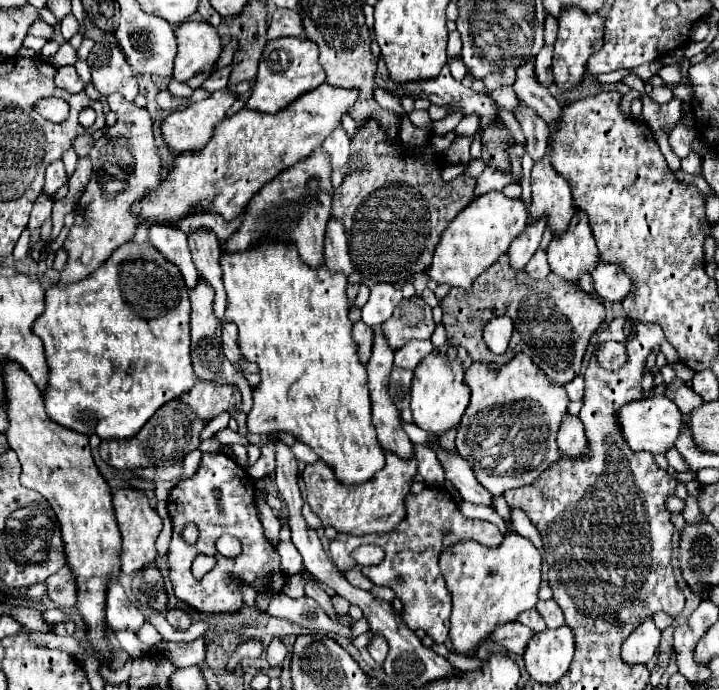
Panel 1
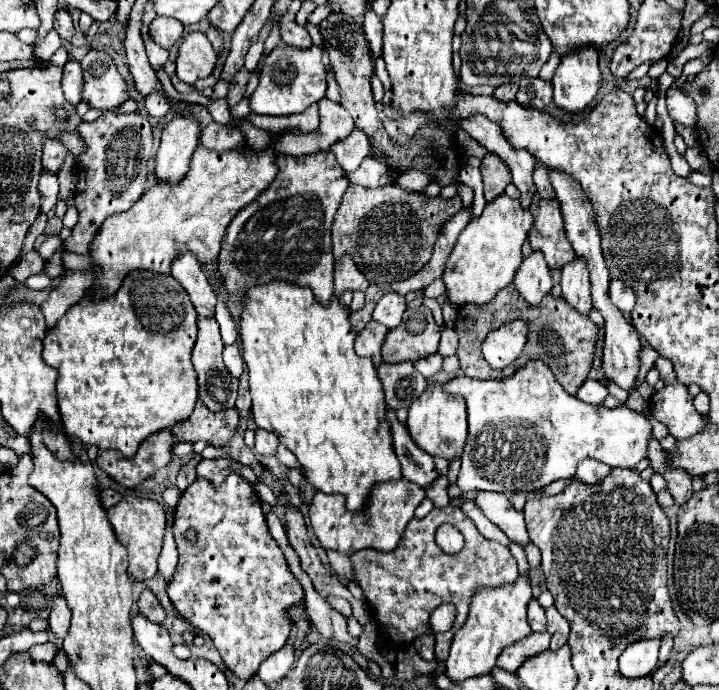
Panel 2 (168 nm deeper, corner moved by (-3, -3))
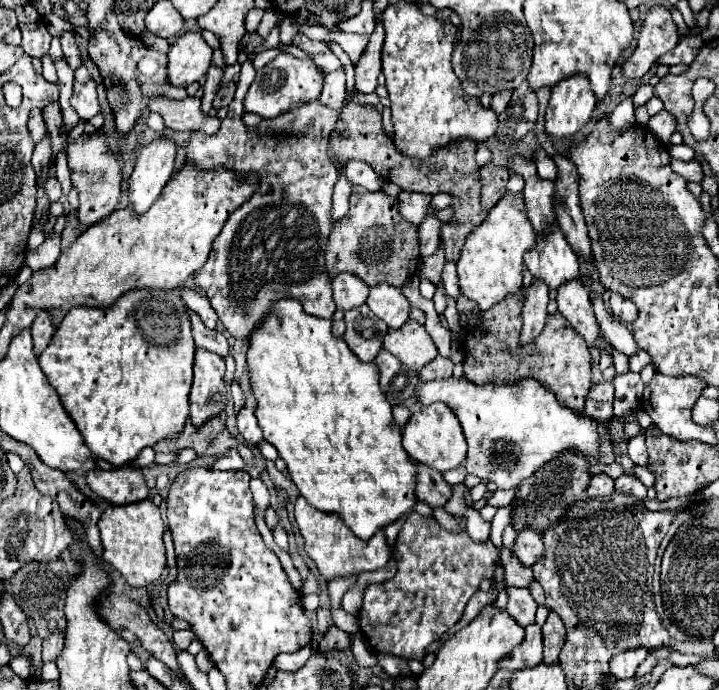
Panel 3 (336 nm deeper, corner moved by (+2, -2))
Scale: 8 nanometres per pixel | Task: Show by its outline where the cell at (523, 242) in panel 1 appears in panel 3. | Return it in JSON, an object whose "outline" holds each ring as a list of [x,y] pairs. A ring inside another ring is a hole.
{"outline":[[[536,279],[530,283],[530,287],[524,287],[524,305],[522,305],[522,331],[518,343],[530,343],[538,337],[538,333],[544,327],[546,321],[546,305],[548,305],[548,287],[546,283],[538,283]]]}

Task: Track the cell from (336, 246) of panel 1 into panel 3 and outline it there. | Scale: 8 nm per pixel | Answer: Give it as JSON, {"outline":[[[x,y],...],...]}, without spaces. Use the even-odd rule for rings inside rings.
{"outline":[[[346,273],[336,275],[332,279],[332,289],[334,289],[334,301],[338,309],[342,311],[362,305],[368,299],[368,291],[370,291],[370,287],[362,283],[362,279],[358,279],[356,275],[346,275]]]}

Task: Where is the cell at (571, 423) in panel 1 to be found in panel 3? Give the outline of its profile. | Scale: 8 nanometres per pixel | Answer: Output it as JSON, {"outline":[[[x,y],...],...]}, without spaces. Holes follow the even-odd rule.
{"outline":[[[600,473],[600,475],[592,475],[590,483],[588,483],[588,497],[608,497],[612,495],[614,491],[614,479],[608,477],[606,473]]]}

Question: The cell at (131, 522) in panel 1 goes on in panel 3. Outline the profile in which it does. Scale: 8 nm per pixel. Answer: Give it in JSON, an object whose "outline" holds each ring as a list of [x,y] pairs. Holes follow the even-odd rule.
{"outline":[[[138,501],[130,505],[108,505],[100,521],[102,535],[102,559],[120,571],[132,587],[150,587],[166,569],[166,551],[164,551],[164,523],[160,509],[150,501]]]}

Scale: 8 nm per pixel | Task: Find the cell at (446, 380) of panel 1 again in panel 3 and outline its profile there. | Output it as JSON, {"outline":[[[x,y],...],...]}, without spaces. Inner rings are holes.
{"outline":[[[432,403],[426,407],[418,407],[410,415],[406,427],[402,429],[402,445],[412,459],[432,469],[438,469],[440,473],[458,467],[466,457],[466,441],[462,427],[454,417],[454,413],[450,411],[450,407],[446,407],[446,403]]]}

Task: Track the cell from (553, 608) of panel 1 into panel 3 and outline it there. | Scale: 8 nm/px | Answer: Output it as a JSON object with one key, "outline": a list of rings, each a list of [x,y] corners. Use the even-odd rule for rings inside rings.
{"outline":[[[550,613],[546,623],[542,625],[542,633],[544,633],[544,663],[558,663],[558,655],[566,635],[562,619]]]}

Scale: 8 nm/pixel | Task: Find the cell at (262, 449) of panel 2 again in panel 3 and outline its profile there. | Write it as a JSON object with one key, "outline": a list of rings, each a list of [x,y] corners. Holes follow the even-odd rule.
{"outline":[[[246,391],[244,395],[246,395],[246,407],[236,417],[238,419],[238,431],[246,439],[246,443],[256,445],[262,439],[262,429],[258,427],[258,421],[256,421],[256,415],[254,415],[254,397],[252,397],[252,393]]]}

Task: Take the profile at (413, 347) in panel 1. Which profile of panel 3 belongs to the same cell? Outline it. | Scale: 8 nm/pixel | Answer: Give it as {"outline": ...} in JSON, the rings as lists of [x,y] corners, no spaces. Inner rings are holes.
{"outline":[[[438,355],[434,361],[430,361],[428,365],[424,365],[418,375],[420,375],[420,381],[434,381],[434,379],[446,379],[452,375],[452,367],[454,363],[448,359],[448,357],[442,357]]]}

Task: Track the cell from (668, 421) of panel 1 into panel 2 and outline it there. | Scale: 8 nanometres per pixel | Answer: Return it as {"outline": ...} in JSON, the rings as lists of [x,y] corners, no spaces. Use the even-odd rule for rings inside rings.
{"outline":[[[531,362],[529,366],[519,368],[513,376],[503,380],[475,380],[467,376],[457,376],[445,382],[443,390],[463,396],[467,404],[469,438],[465,454],[461,458],[461,472],[457,480],[457,486],[463,492],[487,490],[507,496],[515,492],[533,492],[545,488],[553,480],[575,476],[577,464],[585,458],[599,460],[611,468],[633,468],[637,462],[647,458],[651,424],[643,414],[631,412],[625,404],[617,408],[583,404],[579,398],[569,396],[563,390],[563,386],[555,380],[553,372],[543,362]]]}

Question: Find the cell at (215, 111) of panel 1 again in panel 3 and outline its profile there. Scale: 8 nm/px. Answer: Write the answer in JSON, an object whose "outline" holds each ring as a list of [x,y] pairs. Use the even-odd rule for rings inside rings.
{"outline":[[[166,135],[156,137],[140,151],[130,177],[130,203],[134,205],[136,215],[148,211],[158,199],[174,171],[174,161],[176,143]]]}

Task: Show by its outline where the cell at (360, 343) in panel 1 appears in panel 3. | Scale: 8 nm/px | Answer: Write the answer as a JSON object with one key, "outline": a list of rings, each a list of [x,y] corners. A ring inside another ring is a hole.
{"outline":[[[368,305],[354,307],[344,313],[346,333],[344,341],[360,361],[374,361],[382,349],[382,339],[388,331],[388,325],[382,323]]]}

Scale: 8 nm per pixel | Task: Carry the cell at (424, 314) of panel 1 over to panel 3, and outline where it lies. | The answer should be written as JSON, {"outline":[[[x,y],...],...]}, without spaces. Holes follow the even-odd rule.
{"outline":[[[408,319],[400,329],[388,329],[384,335],[384,349],[402,359],[402,363],[414,371],[422,369],[424,363],[430,363],[438,355],[426,327],[414,319]]]}

